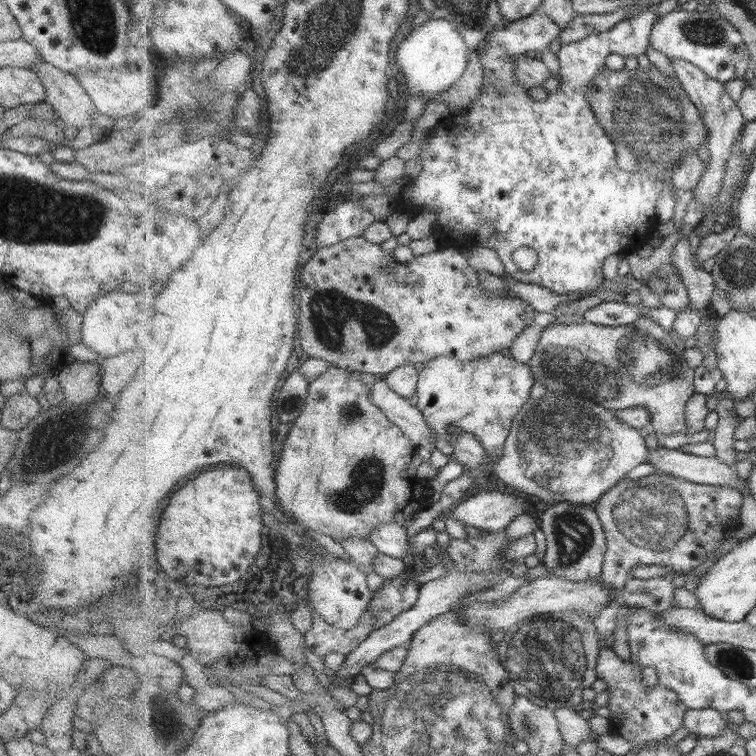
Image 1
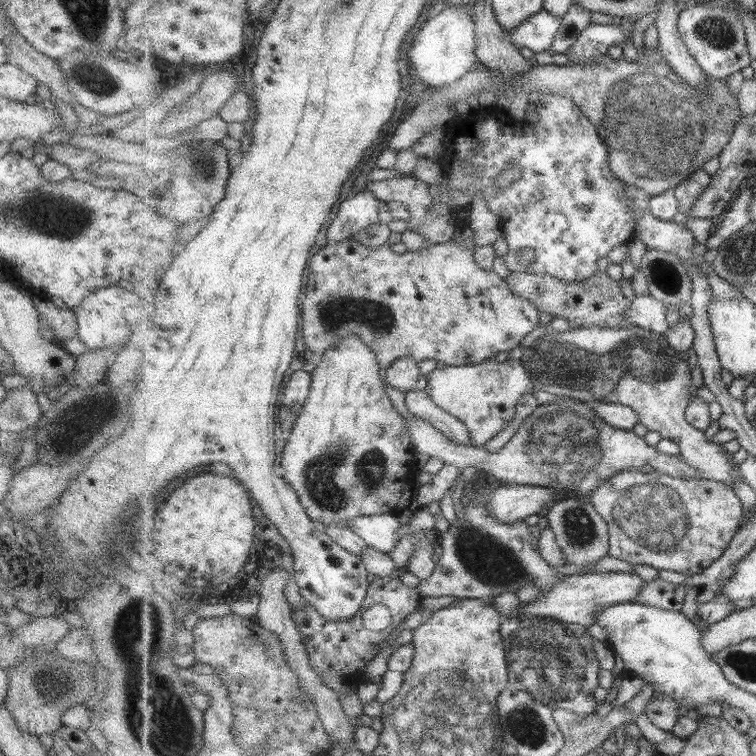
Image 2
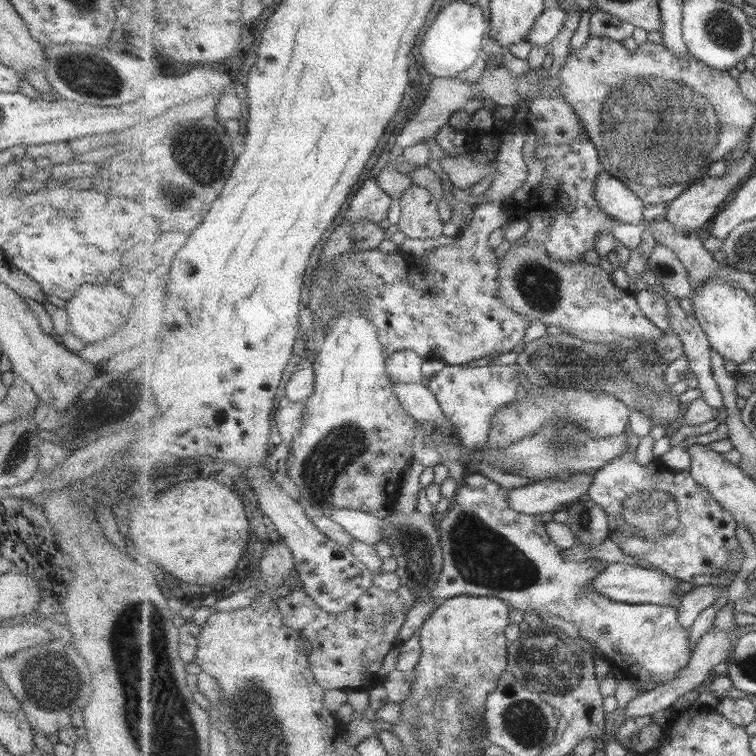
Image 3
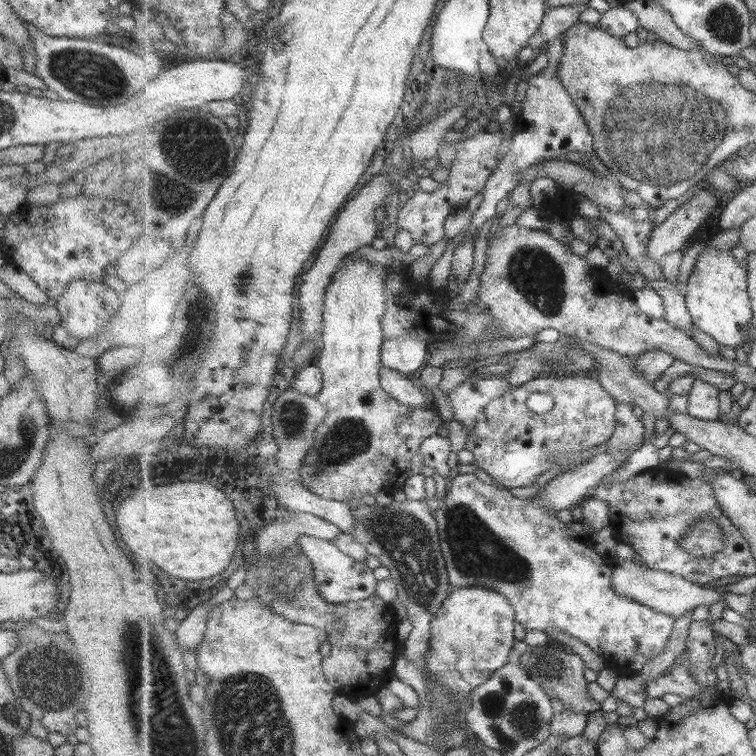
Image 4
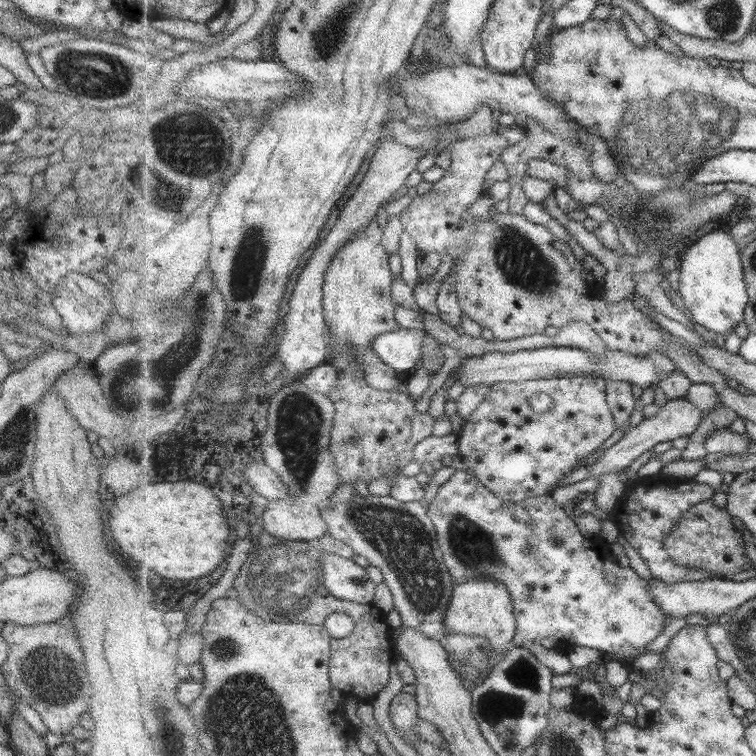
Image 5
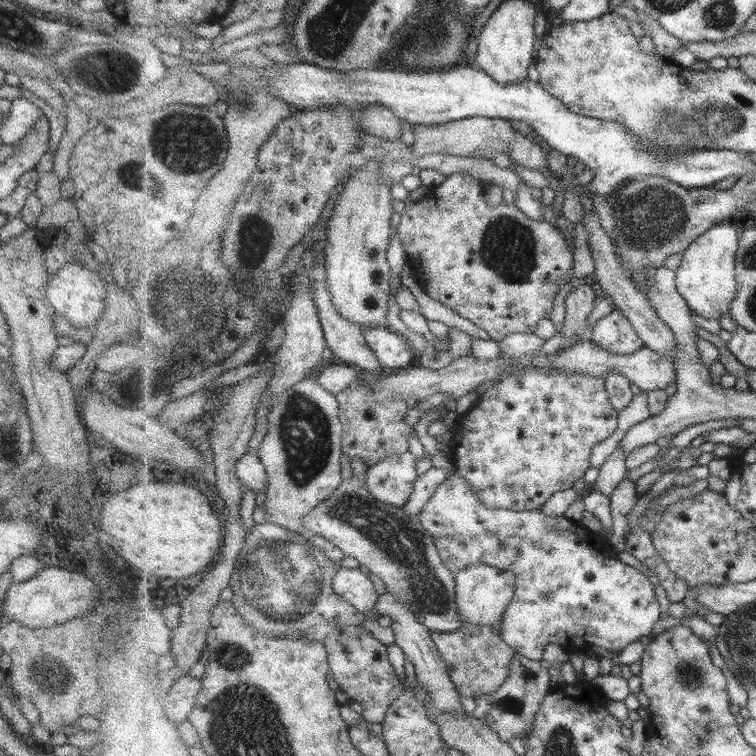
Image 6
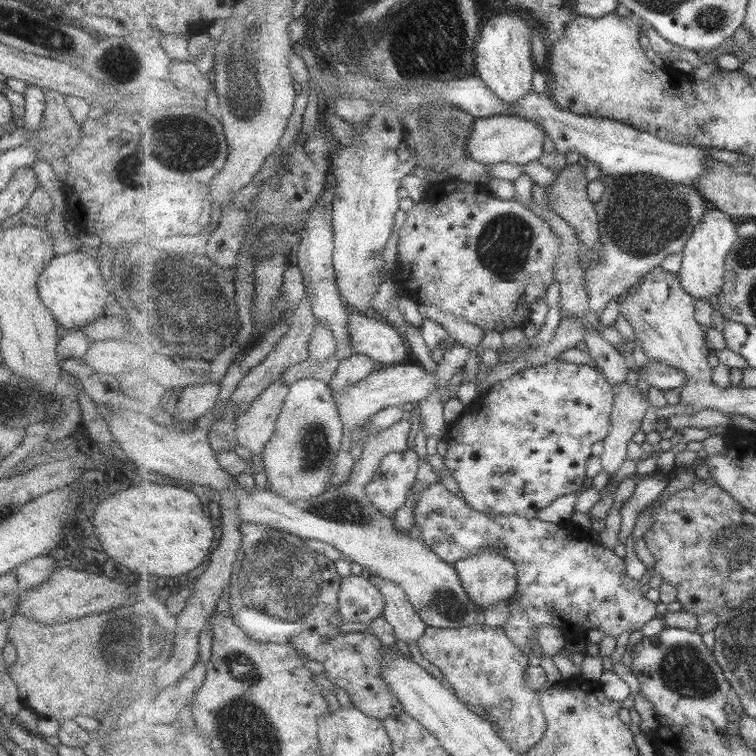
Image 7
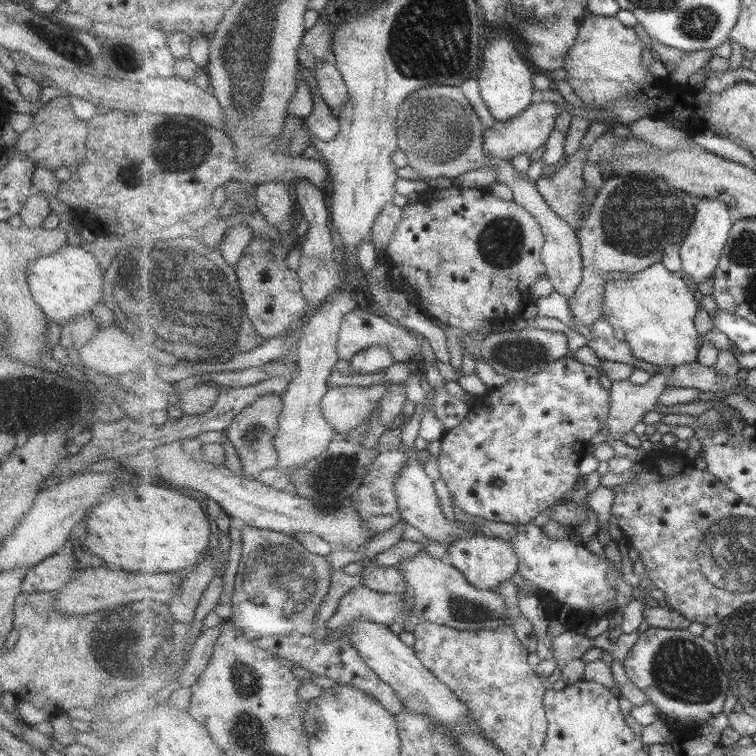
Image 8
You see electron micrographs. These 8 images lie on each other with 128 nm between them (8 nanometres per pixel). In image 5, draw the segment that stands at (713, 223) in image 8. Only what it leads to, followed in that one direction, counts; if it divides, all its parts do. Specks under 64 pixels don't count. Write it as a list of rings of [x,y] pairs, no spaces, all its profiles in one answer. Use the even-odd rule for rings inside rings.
[[[719,229],[709,232],[687,245],[679,268],[679,293],[694,322],[724,337],[735,333],[737,324],[745,321],[745,308],[749,304],[739,242],[731,238],[727,231]]]

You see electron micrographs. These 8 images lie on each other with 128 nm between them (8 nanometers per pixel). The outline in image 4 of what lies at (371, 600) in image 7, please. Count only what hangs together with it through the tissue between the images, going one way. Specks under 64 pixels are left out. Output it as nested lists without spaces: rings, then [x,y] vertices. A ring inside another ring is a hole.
[[[305,535],[299,538],[297,547],[301,548],[305,552],[305,556],[311,560],[313,570],[315,570],[315,578],[319,584],[319,592],[329,604],[357,602],[375,596],[377,578],[373,574],[373,568],[369,568],[364,562],[343,553],[335,543]]]

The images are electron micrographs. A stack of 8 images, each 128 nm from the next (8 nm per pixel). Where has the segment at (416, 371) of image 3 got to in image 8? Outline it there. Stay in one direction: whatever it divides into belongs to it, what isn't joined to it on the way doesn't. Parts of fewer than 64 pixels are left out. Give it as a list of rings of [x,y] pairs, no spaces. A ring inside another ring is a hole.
[[[357,308],[345,316],[340,340],[338,341],[338,354],[340,355],[340,359],[351,362],[358,353],[369,348],[386,347],[391,352],[396,363],[405,363],[413,358],[415,354],[420,353],[422,355],[423,348],[421,348],[420,343],[411,332],[399,327],[389,318],[385,320],[384,317],[375,316],[375,314]]]

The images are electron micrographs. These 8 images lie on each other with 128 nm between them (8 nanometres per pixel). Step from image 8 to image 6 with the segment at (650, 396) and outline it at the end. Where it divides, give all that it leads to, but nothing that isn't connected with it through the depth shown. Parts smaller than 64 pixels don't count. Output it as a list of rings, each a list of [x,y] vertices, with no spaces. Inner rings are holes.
[[[619,443],[616,449],[606,458],[606,461],[600,468],[600,474],[594,482],[596,490],[604,496],[611,497],[615,488],[621,484],[627,474],[625,468],[627,452],[621,448]]]

